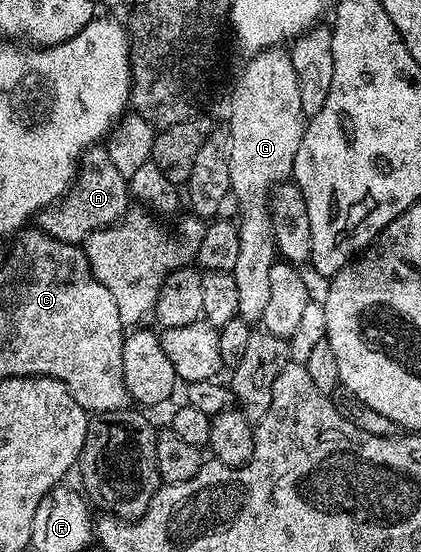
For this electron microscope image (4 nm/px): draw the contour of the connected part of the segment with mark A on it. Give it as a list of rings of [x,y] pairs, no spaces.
[[[103,146],[89,147],[79,164],[78,174],[68,192],[58,205],[39,212],[39,230],[63,243],[83,244],[96,231],[120,222],[130,210],[129,180],[118,173],[114,162]]]

